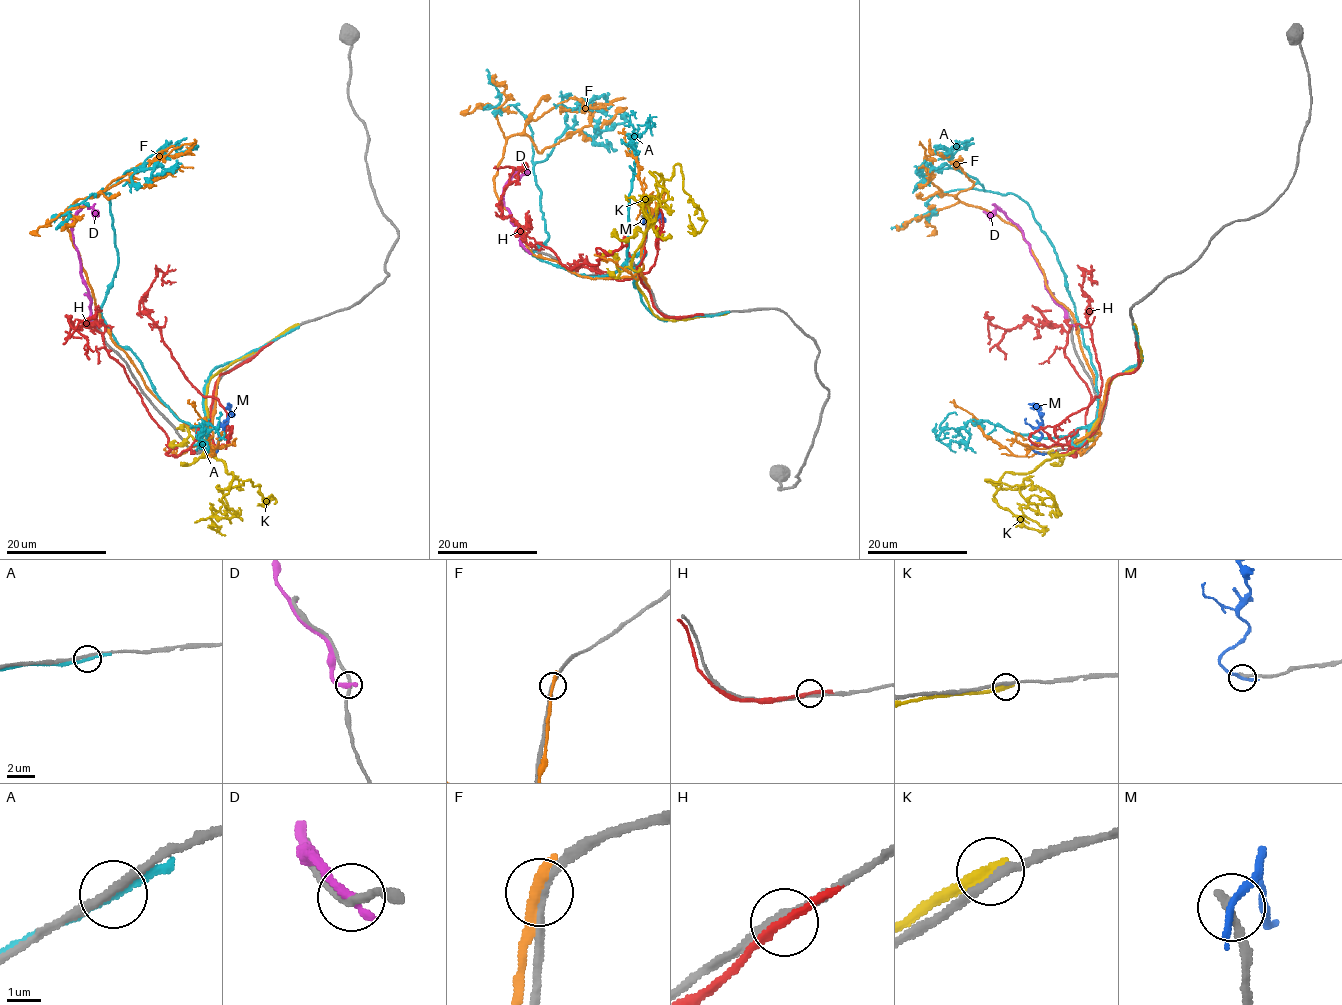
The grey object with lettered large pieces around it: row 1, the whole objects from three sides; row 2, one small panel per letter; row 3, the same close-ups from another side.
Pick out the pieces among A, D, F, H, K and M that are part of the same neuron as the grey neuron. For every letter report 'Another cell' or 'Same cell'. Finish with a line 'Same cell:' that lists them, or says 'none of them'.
A: Another cell
D: Another cell
F: Another cell
H: Another cell
K: Another cell
M: Another cell
Same cell: none of them

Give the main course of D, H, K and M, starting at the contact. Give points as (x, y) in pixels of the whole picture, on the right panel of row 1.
D: (1072, 325), (1067, 322), (1067, 313), (1045, 286), (1043, 271), (1023, 232), (996, 205), (993, 212), (983, 210)
H: (1136, 347), (1071, 455), (1091, 395), (1067, 332), (989, 322), (989, 344)
K: (1135, 325), (1140, 365), (1111, 381), (1092, 439), (1006, 472), (999, 488), (985, 481), (1053, 501), (1035, 504)
M: (1039, 453), (1032, 448), (1042, 435), (1038, 429), (1042, 418), (1028, 404)

